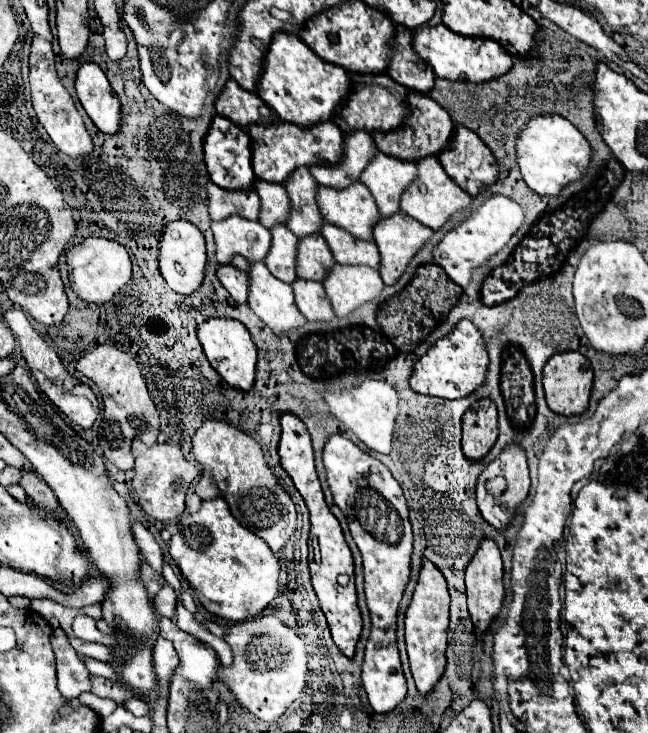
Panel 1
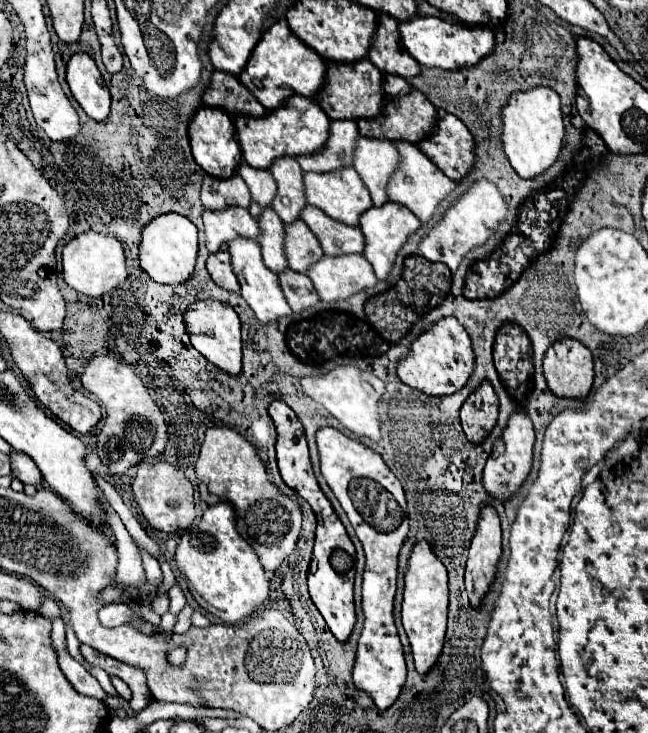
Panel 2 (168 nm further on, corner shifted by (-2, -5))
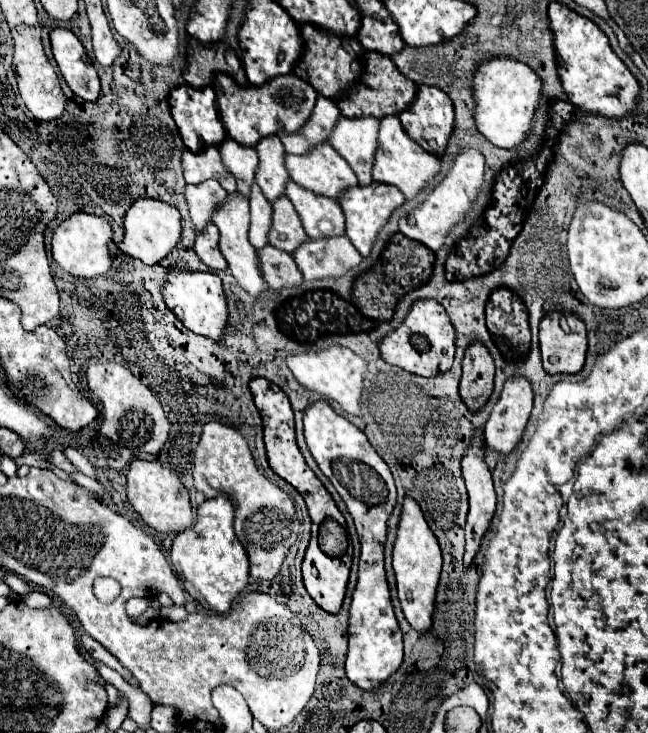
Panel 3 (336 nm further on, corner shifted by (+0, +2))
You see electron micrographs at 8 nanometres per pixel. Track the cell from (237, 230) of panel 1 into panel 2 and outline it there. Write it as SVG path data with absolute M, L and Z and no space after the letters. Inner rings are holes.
M227 207L221 211L203 211L205 223L205 243L209 253L215 253L223 243L233 241L235 237L259 239L259 225L243 207Z

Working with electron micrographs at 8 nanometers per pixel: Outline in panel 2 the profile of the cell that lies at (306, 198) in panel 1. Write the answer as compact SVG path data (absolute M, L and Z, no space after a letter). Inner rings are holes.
M283 157L283 161L275 161L275 165L271 165L269 171L277 183L277 195L271 207L283 223L299 219L301 209L307 205L303 189L303 171L299 163L293 157Z

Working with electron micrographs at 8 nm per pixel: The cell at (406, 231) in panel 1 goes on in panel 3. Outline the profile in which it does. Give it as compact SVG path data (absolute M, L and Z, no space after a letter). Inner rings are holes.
M373 182L371 186L357 186L349 192L345 192L343 198L339 198L341 210L347 220L347 236L363 258L367 258L371 254L371 248L373 248L381 228L389 222L391 214L403 202L405 202L405 196L401 194L401 190L397 190L395 186L385 186L385 184L377 184L377 182Z

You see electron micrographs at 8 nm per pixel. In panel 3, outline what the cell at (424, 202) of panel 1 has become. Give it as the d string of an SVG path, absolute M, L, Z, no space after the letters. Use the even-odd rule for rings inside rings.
M385 116L381 118L381 130L379 130L379 150L375 154L375 166L373 166L373 180L381 184L397 186L405 198L415 198L419 192L425 190L425 186L441 172L441 162L437 156L423 150L415 140L407 136L397 116Z

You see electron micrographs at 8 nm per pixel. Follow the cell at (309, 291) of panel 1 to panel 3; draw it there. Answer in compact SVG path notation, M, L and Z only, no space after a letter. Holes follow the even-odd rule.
M265 246L263 250L257 250L263 278L273 290L283 290L289 286L301 286L303 284L303 274L297 268L295 260L291 254L277 250L273 246Z

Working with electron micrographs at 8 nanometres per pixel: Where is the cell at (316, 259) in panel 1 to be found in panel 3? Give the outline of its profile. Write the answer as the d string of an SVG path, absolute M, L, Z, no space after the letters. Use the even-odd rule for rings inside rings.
M281 196L277 202L273 202L273 226L269 232L269 244L293 254L305 240L309 240L309 236L303 230L299 214L295 212L291 200Z

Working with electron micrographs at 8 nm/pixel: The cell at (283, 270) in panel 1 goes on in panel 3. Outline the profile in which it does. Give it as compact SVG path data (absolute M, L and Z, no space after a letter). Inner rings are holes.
M257 184L251 186L251 196L249 196L249 204L251 204L251 228L249 228L249 242L261 250L269 244L269 228L271 228L271 220L273 220L273 208L271 202L261 194L261 188Z

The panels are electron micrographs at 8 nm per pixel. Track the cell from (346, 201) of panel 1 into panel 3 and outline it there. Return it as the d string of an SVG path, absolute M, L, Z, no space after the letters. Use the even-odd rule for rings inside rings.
M319 144L303 156L287 154L285 164L295 184L319 196L339 200L343 192L359 186L355 172L329 144Z

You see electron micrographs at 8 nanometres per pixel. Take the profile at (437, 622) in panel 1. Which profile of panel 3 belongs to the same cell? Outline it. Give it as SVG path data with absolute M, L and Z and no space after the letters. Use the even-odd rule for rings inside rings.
M405 498L397 542L393 550L393 570L397 576L399 602L401 602L403 614L407 622L413 626L413 630L419 634L425 634L431 630L431 618L433 618L433 608L435 608L441 566L443 566L443 558L441 558L441 548L439 548L435 534L427 526L421 514L421 508L411 498Z

